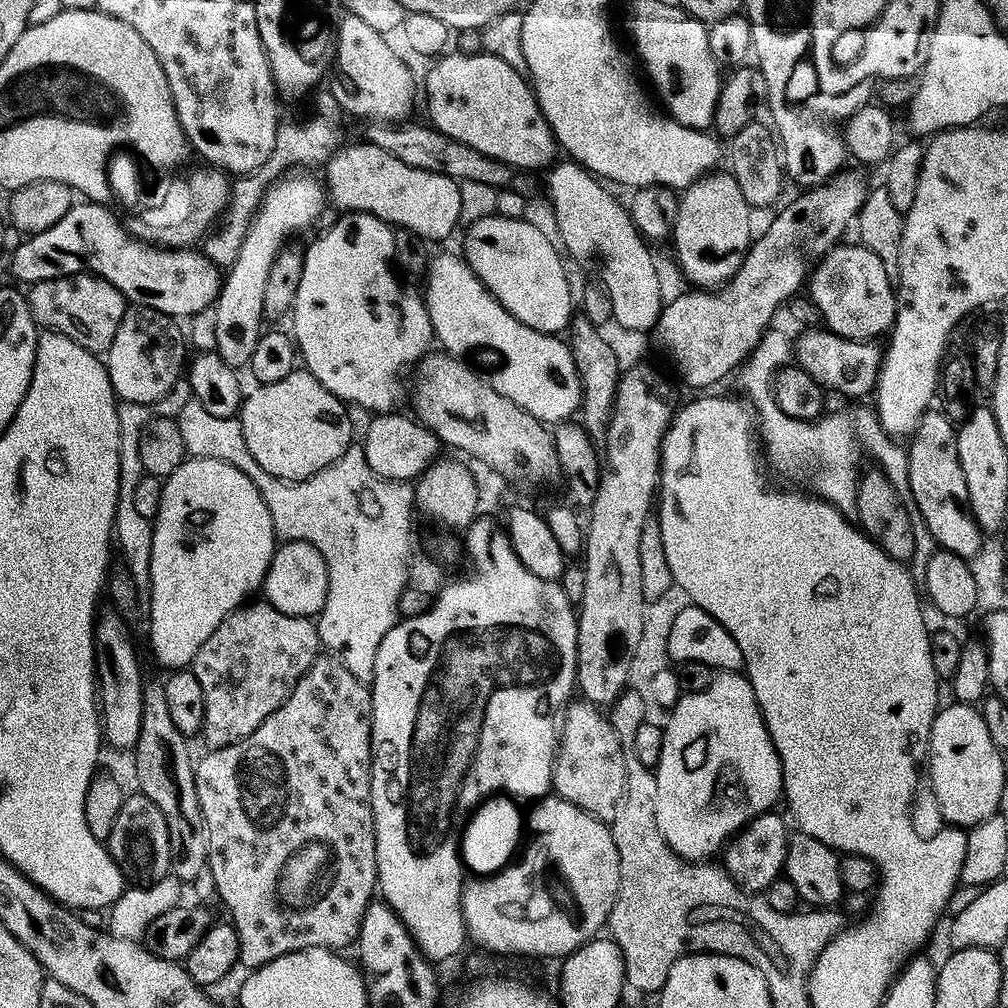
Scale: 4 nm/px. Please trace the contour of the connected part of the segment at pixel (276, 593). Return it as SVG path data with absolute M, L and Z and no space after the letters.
M285 540L277 547L264 575L263 599L273 604L282 614L315 618L320 615L328 593L328 571L322 554L310 542Z

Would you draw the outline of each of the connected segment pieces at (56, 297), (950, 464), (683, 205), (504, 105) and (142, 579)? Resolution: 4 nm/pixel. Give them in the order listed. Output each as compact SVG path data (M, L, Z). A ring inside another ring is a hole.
M91 274L39 280L27 289L26 295L37 325L62 334L97 354L107 354L110 350L110 342L114 342L114 334L118 334L118 322L122 322L126 307L124 295L114 285Z
M929 410L925 412L920 424L914 431L908 444L909 462L909 487L911 496L915 502L922 518L928 526L937 545L945 551L954 552L964 559L971 559L977 554L984 541L984 532L973 516L972 508L968 502L968 491L966 490L965 474L958 460L958 448L956 440L955 425L940 410Z
M720 171L701 176L689 188L683 189L678 206L678 218L674 222L674 230L670 237L671 243L676 243L674 259L679 264L685 281L700 290L715 290L727 284L736 275L736 271L743 268L744 258L754 243L753 209L746 202L735 178L727 171Z
M477 50L473 56L467 56L464 52L448 55L441 55L422 80L422 96L423 99L424 96L428 99L427 119L431 127L446 134L450 140L457 140L478 150L478 154L486 154L490 158L502 161L509 169L547 169L557 159L555 156L556 152L558 153L558 145L525 73L513 70L512 67L506 66L506 62L502 62L502 58L491 56L483 50Z
M186 378L176 380L175 386L167 393L167 395L154 405L142 403L126 403L122 402L117 405L118 414L118 434L120 435L120 489L118 490L118 502L116 504L116 519L114 521L114 540L118 545L118 552L122 555L123 563L128 565L130 574L136 583L137 593L144 594L149 591L152 579L148 571L150 570L150 554L152 553L152 525L153 521L142 518L142 514L138 514L138 510L134 507L134 490L138 486L138 482L146 475L144 467L142 466L142 458L138 454L138 442L142 430L146 426L146 422L150 422L155 415L171 416L173 418L180 415L183 406L186 402L193 399L191 384Z

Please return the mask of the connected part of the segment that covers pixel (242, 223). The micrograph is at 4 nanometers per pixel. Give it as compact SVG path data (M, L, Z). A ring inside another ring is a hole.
M319 87L313 91L312 112L307 120L302 122L281 121L275 132L274 148L266 162L257 172L250 172L245 176L235 177L229 187L228 207L224 221L215 229L216 234L207 235L202 244L202 251L208 260L214 262L221 269L228 269L238 258L238 250L245 242L249 226L259 212L260 203L269 188L284 175L293 171L296 166L310 166L312 164L325 165L333 152L339 149L342 138L340 124L344 119L344 111L337 100L335 91L330 87Z

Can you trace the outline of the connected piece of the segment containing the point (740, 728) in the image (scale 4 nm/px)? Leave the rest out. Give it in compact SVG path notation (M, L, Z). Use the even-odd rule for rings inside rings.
M721 671L719 674L713 675L710 686L706 686L706 690L683 693L676 705L667 713L667 723L663 726L663 732L661 757L658 758L654 767L656 778L654 806L658 830L662 834L662 838L670 846L670 850L674 854L678 854L683 860L691 860L693 862L711 861L713 859L712 855L715 852L717 855L745 824L750 823L752 819L760 816L763 812L775 809L777 807L776 799L779 801L784 791L782 762L778 758L778 750L770 738L764 715L758 706L758 698L750 686L747 675L741 674L739 671Z

